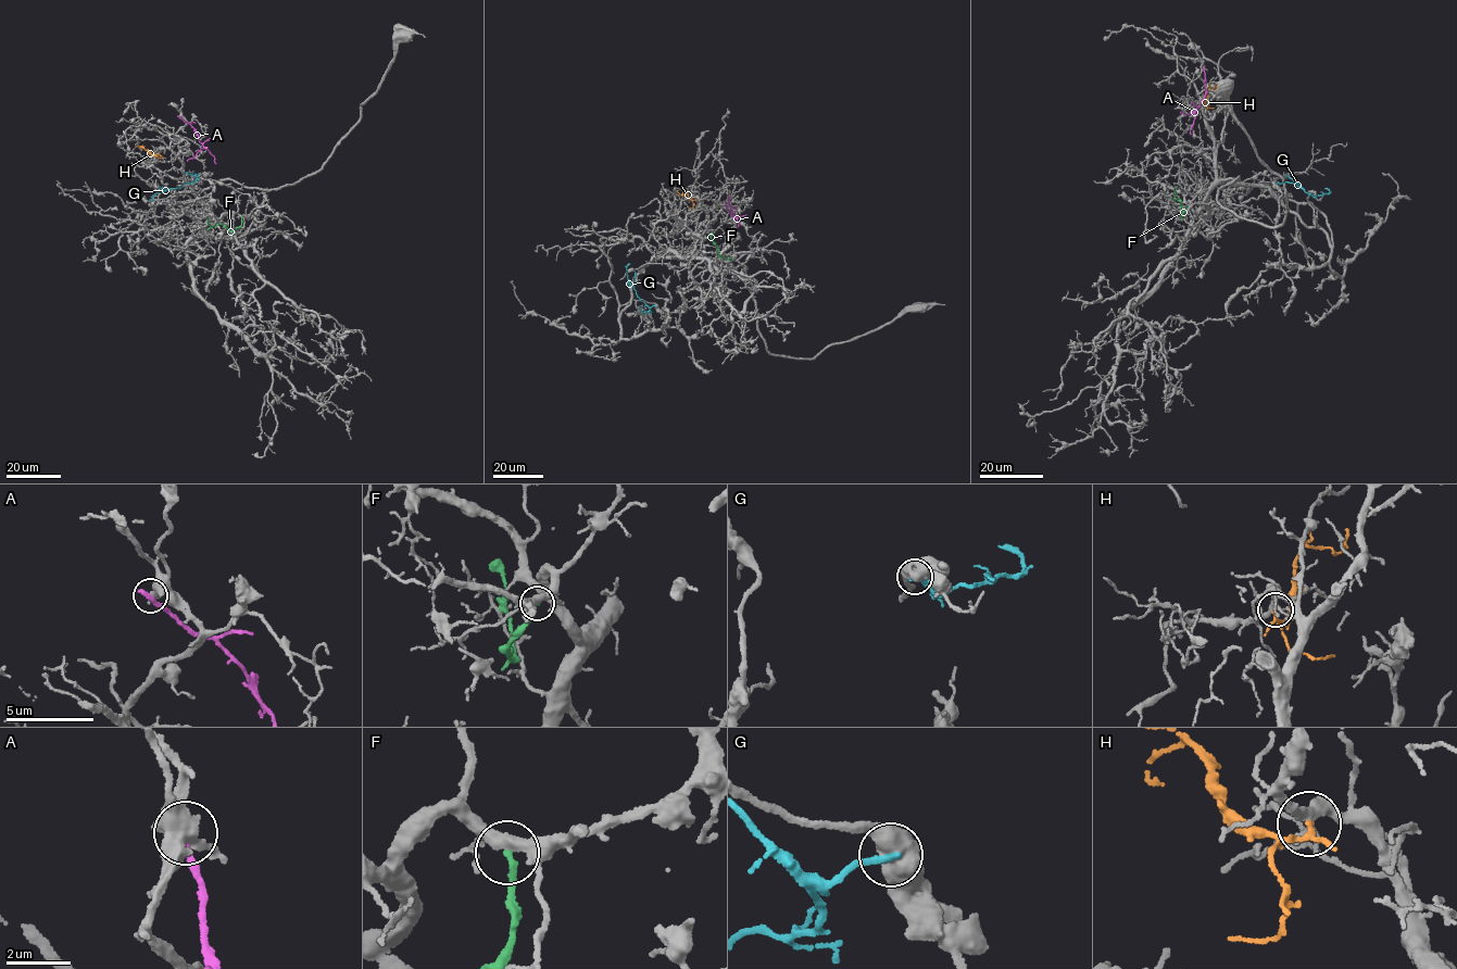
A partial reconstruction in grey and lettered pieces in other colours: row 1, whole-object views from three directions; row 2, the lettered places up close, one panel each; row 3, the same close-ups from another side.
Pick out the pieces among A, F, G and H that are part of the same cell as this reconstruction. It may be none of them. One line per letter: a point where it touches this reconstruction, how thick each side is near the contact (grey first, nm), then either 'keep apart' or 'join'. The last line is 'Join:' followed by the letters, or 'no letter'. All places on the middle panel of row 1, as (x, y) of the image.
A: meets grey at (729, 197); 380 nm thick on the grey side, 280 nm on the other; keep apart
F: meets grey at (731, 260); 400 nm thick on the grey side, 240 nm on the other; keep apart
G: meets grey at (655, 305); 700 nm thick on the grey side, 240 nm on the other; keep apart
H: meets grey at (695, 199); 320 nm thick on the grey side, 140 nm on the other; join
Join: H

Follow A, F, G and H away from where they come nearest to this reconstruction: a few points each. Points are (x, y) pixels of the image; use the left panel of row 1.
A: (179, 116), (195, 129), (202, 145), (202, 149), (187, 161)
F: (241, 216), (241, 225), (230, 230), (222, 224), (211, 225), (206, 217)
G: (198, 178), (159, 192), (152, 197), (152, 201)
H: (158, 153), (136, 146)

